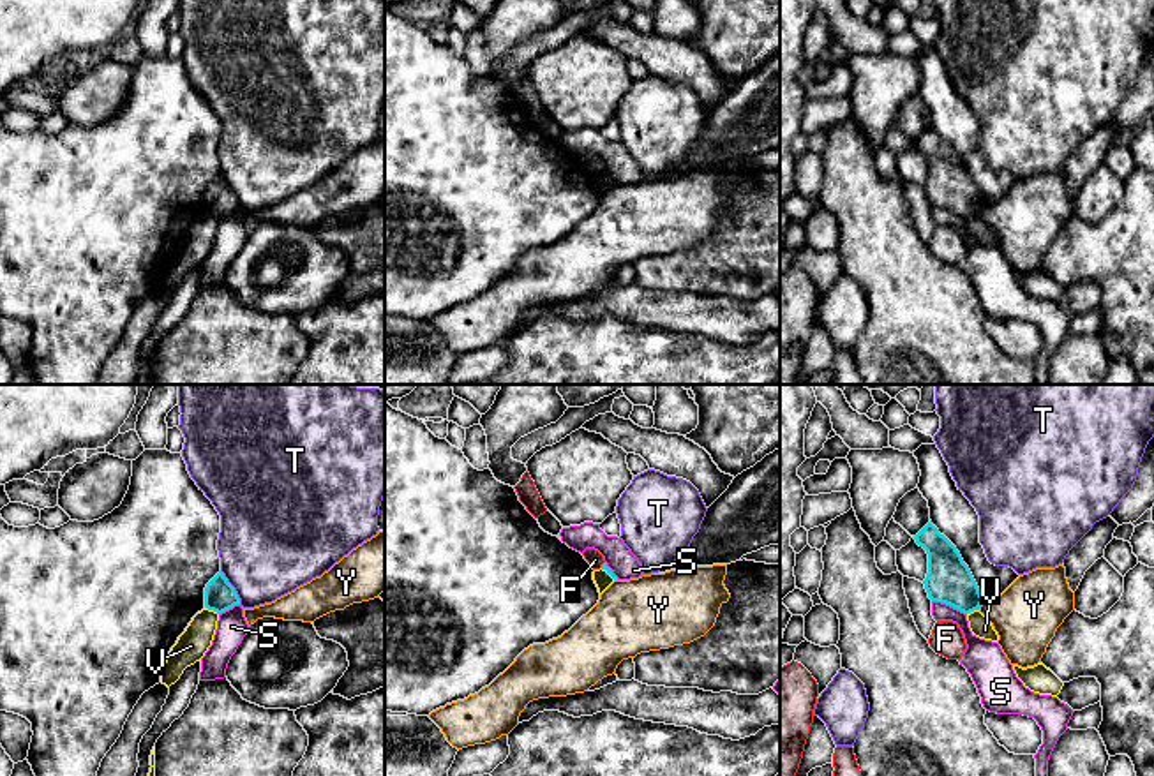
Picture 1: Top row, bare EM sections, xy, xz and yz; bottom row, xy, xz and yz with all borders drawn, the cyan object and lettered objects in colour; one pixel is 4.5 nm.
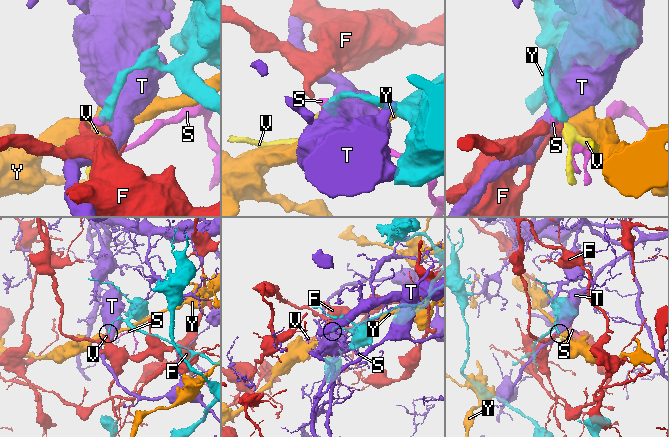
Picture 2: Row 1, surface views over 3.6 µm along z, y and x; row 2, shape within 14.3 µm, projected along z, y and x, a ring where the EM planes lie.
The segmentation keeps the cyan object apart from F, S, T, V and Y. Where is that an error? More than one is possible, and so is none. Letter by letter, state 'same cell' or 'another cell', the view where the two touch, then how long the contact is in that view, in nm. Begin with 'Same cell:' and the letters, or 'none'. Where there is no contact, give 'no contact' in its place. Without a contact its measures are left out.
Same cell: none
F: another cell; meets cyan in xz; contact 40 nm long
S: another cell; meets cyan in yz; contact 170 nm long
T: another cell; meets cyan in xy; contact 180 nm long
V: another cell; meets cyan in xy; contact 70 nm long
Y: another cell; meets cyan in yz; contact 50 nm long

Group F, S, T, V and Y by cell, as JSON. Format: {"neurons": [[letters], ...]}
{"neurons": [["F"], ["S", "V"], ["T"], ["Y"]]}

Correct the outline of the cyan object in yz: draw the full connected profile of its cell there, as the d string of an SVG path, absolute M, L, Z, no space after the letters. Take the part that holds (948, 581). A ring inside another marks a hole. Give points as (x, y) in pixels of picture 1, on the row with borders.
M932 520L914 540L928 554L928 573L923 580L928 598L963 614L979 610L983 596L956 547L939 533Z

